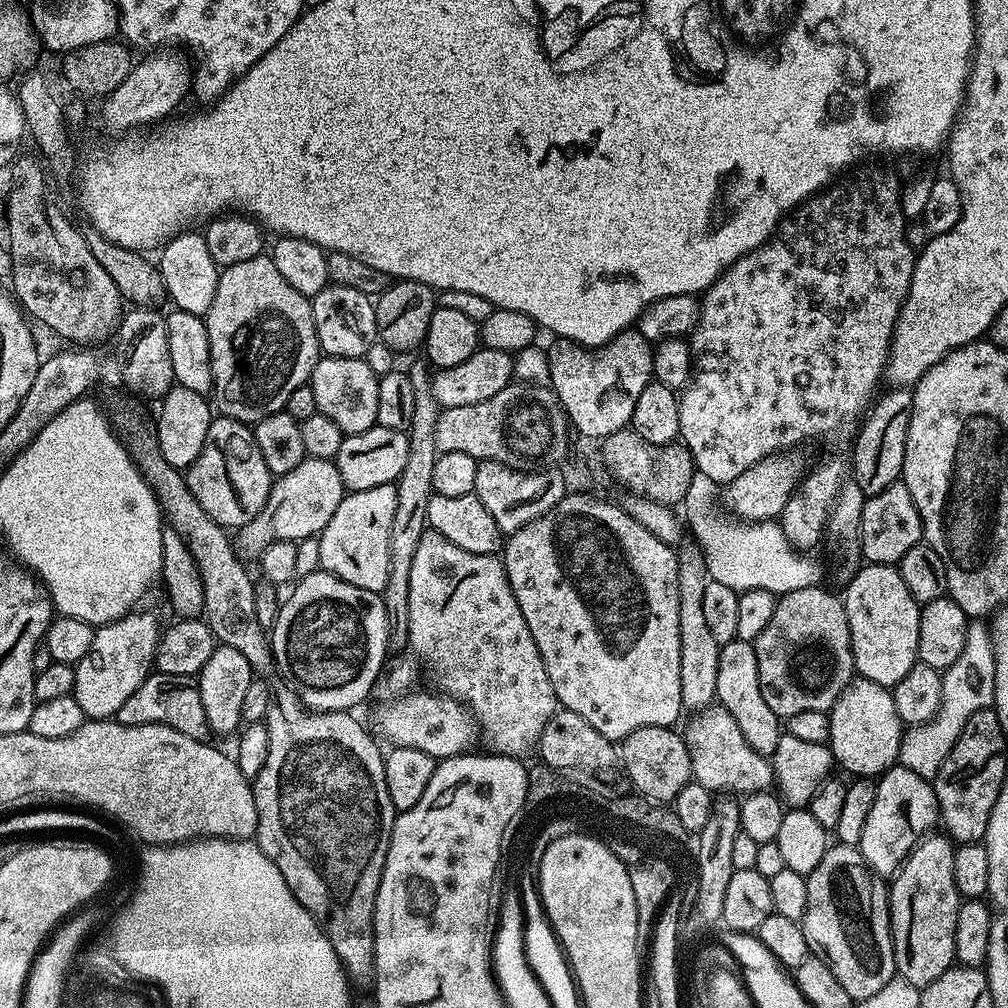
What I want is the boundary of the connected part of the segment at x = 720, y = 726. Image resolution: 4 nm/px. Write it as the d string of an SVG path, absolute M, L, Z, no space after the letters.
M711 706L693 720L696 721L689 726L688 732L683 733L683 738L688 744L695 783L706 786L713 794L747 794L763 792L773 787L774 775L769 757L755 752L750 742L742 738L738 722L730 718L726 709Z

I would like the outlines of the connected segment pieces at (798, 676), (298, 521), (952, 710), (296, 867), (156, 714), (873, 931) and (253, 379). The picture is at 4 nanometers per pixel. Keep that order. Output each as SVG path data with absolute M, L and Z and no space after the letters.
M824 586L783 593L777 599L774 618L770 618L766 630L758 634L754 643L762 698L766 698L766 706L770 706L770 710L774 710L774 714L781 718L802 714L802 710L828 712L854 679L852 639L844 602L837 593L835 596L827 592Z
M305 458L301 464L294 466L290 474L277 476L272 481L272 489L266 498L266 506L247 524L242 530L242 536L248 539L248 544L255 550L263 549L264 545L272 543L273 540L291 540L301 542L319 537L324 528L334 518L334 510L343 502L346 489L343 484L342 476L339 473L335 460L313 460Z
M973 619L966 630L966 646L962 646L962 654L958 654L954 666L943 669L942 706L938 706L938 714L930 722L911 725L901 735L899 767L914 770L914 774L923 780L935 781L942 762L946 762L950 750L954 750L954 742L958 742L962 734L962 726L966 726L978 710L993 707L995 669L991 627L983 619Z
M277 687L274 703L268 710L268 753L266 766L254 777L258 826L255 843L278 866L286 886L311 914L334 946L349 977L368 976L374 972L376 947L372 941L372 915L378 886L392 837L392 823L397 810L386 790L382 748L352 717L351 711L314 712L301 705L295 691Z
M153 671L149 674L142 686L138 686L138 690L134 690L134 694L122 702L114 719L116 723L126 726L165 724L195 740L204 740L210 732L197 681L165 672Z
M839 842L829 847L822 862L814 866L806 879L808 889L802 927L809 953L830 966L834 978L838 978L838 983L845 988L846 994L850 994L852 1000L859 1002L878 994L878 990L882 990L882 986L886 986L886 982L890 982L897 975L892 941L892 915L888 912L889 885L864 863L859 847Z
M261 254L254 258L246 258L244 262L234 262L227 265L221 271L218 284L214 290L214 300L210 302L208 311L204 313L202 319L208 335L210 366L212 368L212 387L210 392L214 397L215 411L219 415L229 416L235 420L242 421L244 424L254 426L262 418L266 418L270 414L285 411L290 394L294 394L294 390L298 390L298 386L309 383L314 366L321 355L320 343L314 330L312 301L309 297L298 294L298 290L294 290L294 286L290 286L290 282L286 282L286 278L282 278L282 273L278 270L278 266L274 266L271 255Z

